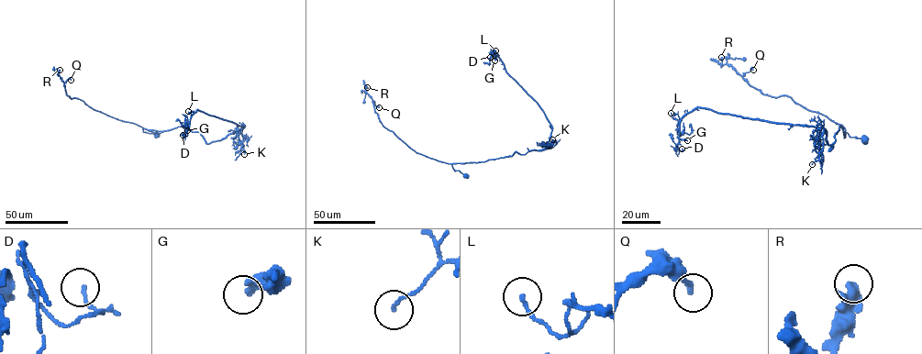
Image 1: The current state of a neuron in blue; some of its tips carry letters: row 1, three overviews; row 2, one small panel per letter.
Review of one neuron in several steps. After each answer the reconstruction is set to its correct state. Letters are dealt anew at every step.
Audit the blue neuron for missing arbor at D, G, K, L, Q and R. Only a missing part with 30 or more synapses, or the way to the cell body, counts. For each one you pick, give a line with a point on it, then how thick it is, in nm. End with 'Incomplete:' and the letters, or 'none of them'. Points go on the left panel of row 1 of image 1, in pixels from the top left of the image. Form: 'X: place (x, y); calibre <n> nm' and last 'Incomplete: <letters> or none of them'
Incomplete: none of them

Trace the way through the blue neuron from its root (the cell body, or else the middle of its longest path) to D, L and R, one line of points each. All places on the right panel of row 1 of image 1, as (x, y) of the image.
D: (864, 139), (844, 135), (839, 126), (829, 150), (833, 146), (822, 128), (696, 107), (680, 123), (682, 149)
L: (864, 139), (844, 135), (839, 126), (829, 150), (833, 146), (822, 128), (699, 107), (681, 119), (671, 113)
R: (864, 139), (850, 137), (840, 124), (803, 107), (790, 96), (764, 94), (730, 66), (722, 64), (721, 57)

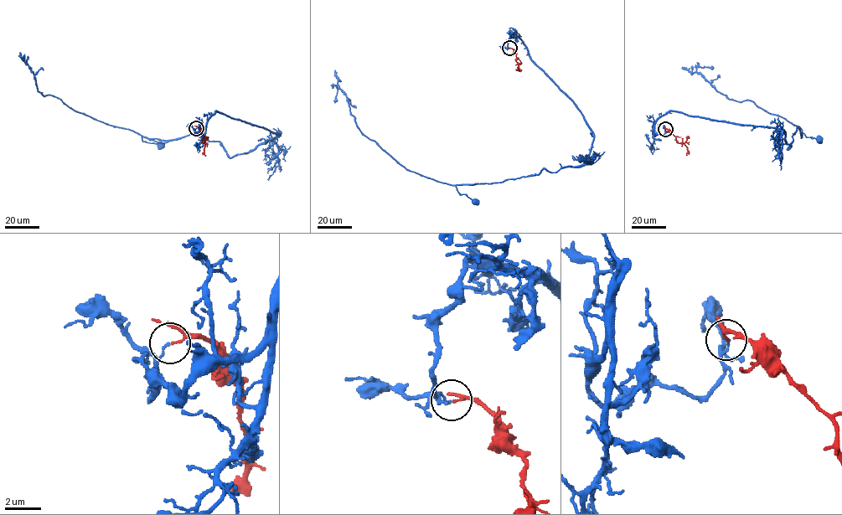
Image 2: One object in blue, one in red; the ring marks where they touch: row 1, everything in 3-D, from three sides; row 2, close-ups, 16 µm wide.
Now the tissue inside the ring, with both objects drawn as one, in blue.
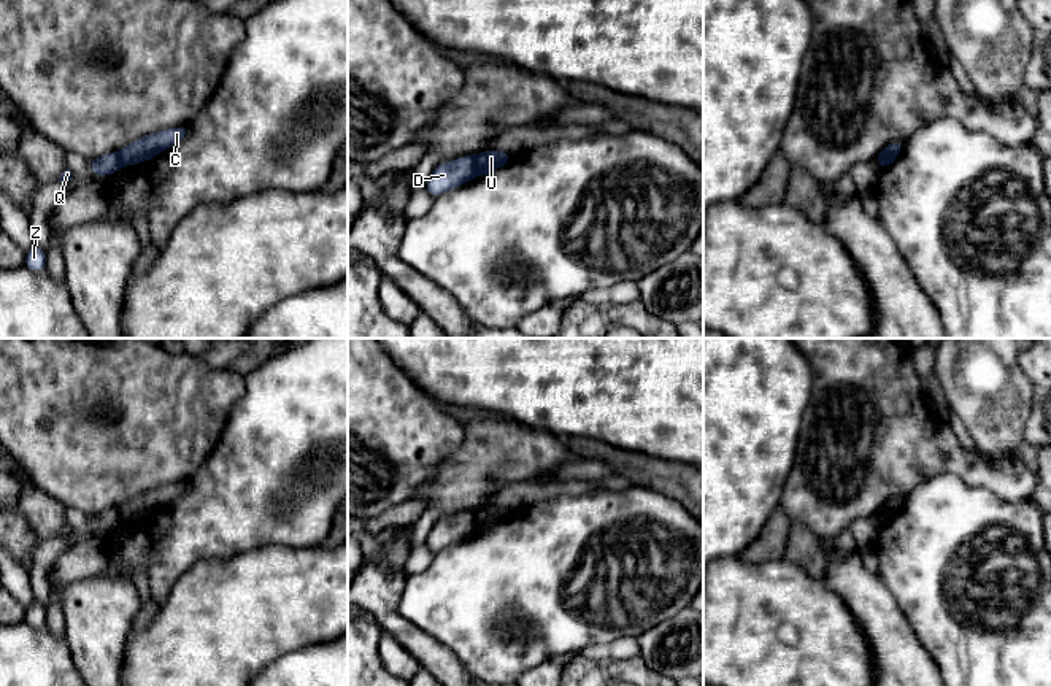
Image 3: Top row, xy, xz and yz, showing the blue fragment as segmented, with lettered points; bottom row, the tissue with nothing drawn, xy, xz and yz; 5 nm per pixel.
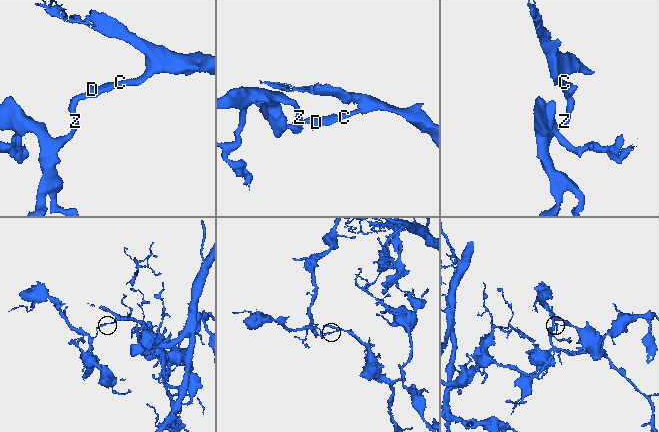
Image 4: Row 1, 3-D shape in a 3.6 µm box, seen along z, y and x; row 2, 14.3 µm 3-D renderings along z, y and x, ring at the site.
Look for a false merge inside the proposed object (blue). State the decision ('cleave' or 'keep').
cleave

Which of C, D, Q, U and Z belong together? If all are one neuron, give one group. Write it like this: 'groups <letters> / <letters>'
groups C U / D Q Z

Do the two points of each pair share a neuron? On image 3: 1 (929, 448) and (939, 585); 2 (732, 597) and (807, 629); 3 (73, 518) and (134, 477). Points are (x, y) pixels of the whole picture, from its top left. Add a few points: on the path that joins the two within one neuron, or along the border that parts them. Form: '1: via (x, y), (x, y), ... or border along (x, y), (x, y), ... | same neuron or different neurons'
1: border along (967, 483), (953, 474), (935, 474), (904, 497) | different neurons
2: via (751, 616), (764, 629), (788, 629) | same neuron
3: border along (65, 507), (75, 507), (86, 515) | different neurons

